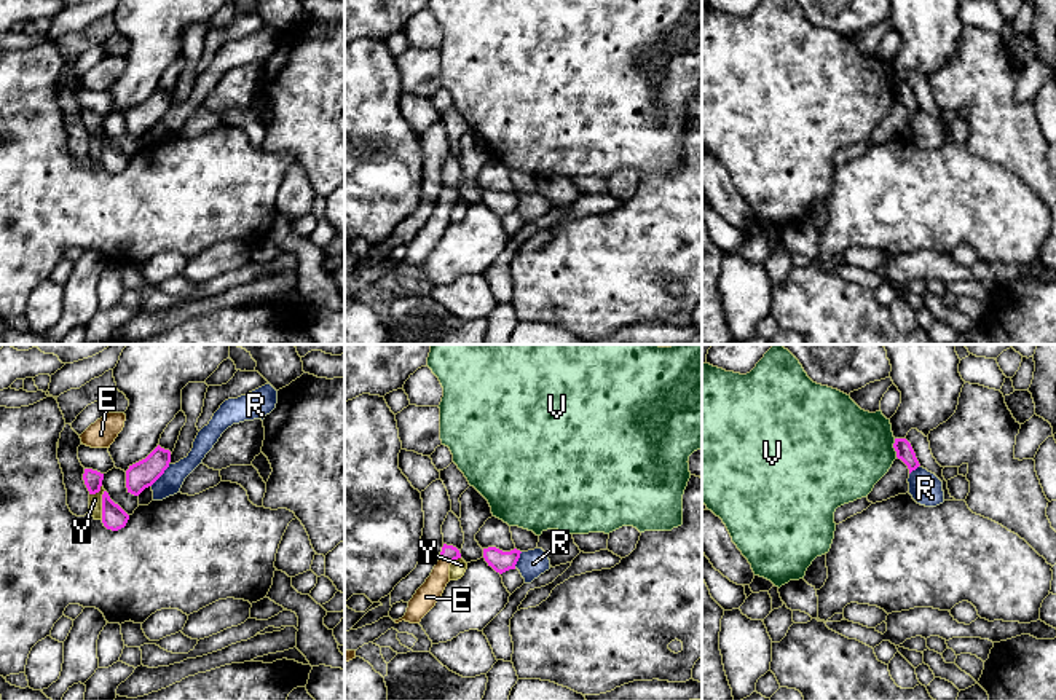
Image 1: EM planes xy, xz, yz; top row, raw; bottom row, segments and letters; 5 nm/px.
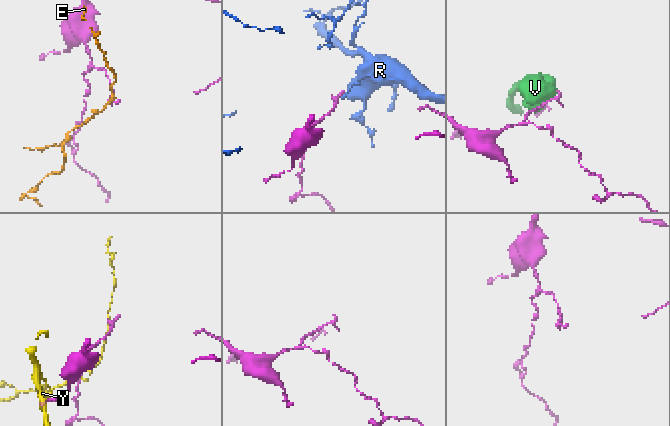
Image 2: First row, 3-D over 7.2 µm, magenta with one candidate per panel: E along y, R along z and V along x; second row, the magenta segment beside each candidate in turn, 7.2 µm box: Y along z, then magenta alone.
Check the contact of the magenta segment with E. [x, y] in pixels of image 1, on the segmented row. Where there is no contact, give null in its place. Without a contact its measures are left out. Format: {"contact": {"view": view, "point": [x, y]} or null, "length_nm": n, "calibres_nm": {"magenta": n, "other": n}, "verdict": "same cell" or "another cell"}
{"contact": {"view": "xz", "point": [445, 560]}, "length_nm": 70, "calibres_nm": {"magenta": 80, "other": 120}, "verdict": "same cell"}

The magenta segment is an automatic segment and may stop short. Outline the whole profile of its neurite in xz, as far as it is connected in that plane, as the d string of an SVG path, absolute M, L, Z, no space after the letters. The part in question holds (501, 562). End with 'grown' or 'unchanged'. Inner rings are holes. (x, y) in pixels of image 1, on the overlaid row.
M496 547L483 549L483 558L496 572L502 574L509 569L515 569L520 558L520 550L514 549L510 552L502 552Z | unchanged

